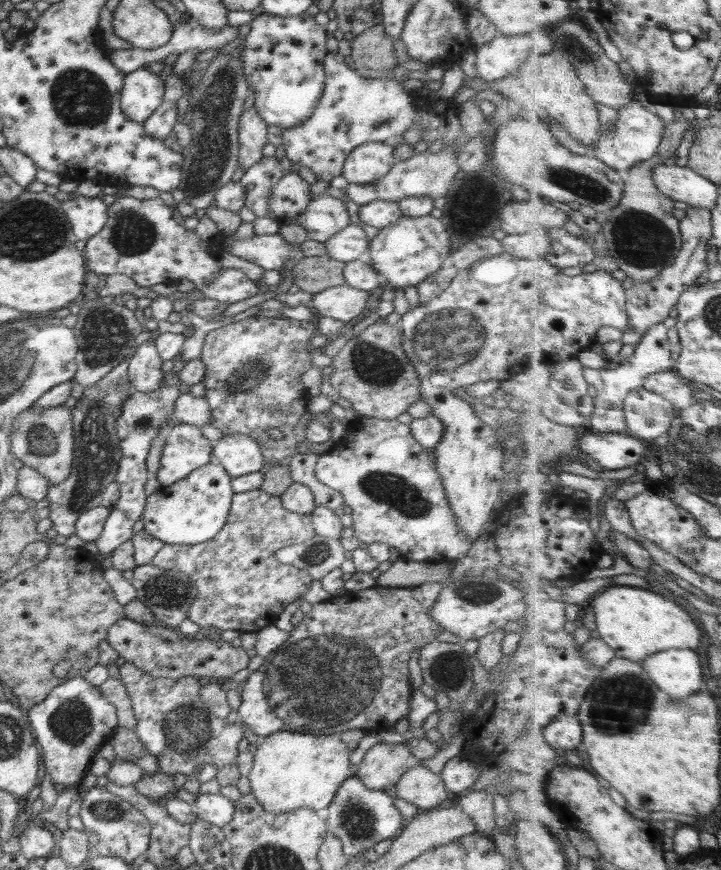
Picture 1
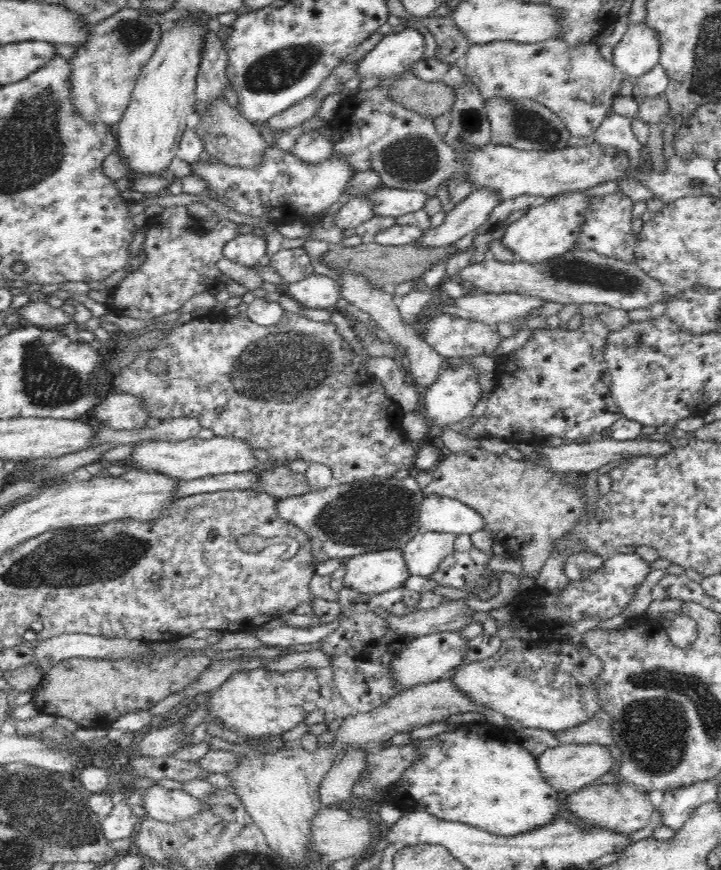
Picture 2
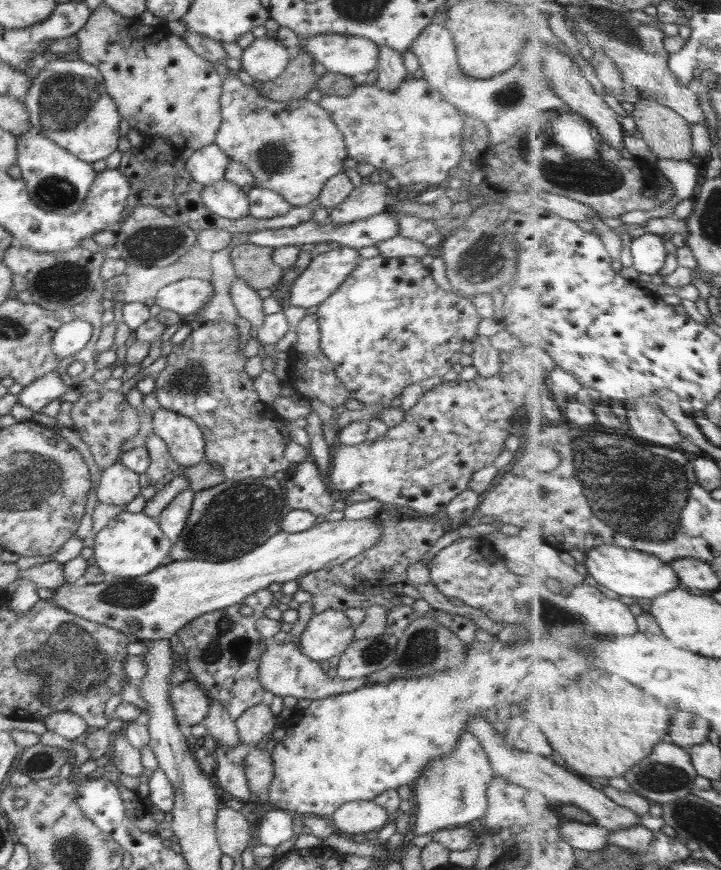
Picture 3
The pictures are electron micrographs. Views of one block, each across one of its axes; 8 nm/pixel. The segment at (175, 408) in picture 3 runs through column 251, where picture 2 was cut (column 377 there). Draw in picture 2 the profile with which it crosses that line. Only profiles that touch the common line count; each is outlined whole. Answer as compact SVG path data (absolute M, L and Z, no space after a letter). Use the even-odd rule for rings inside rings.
M284 312L282 320L272 326L260 326L249 318L231 316L230 320L209 320L208 316L193 318L187 323L172 329L165 339L153 349L141 352L124 371L113 377L110 385L116 386L128 394L132 394L144 401L151 417L154 419L174 420L176 418L196 418L200 420L202 428L213 430L215 437L234 437L244 439L255 449L261 448L267 451L270 459L296 460L302 459L309 463L328 465L332 471L335 483L348 483L363 479L390 478L402 470L414 465L417 456L417 445L408 441L408 434L402 427L405 416L402 407L386 395L386 391L376 375L368 371L364 365L364 355L357 354L338 332L334 323L320 322L308 319L298 313Z

